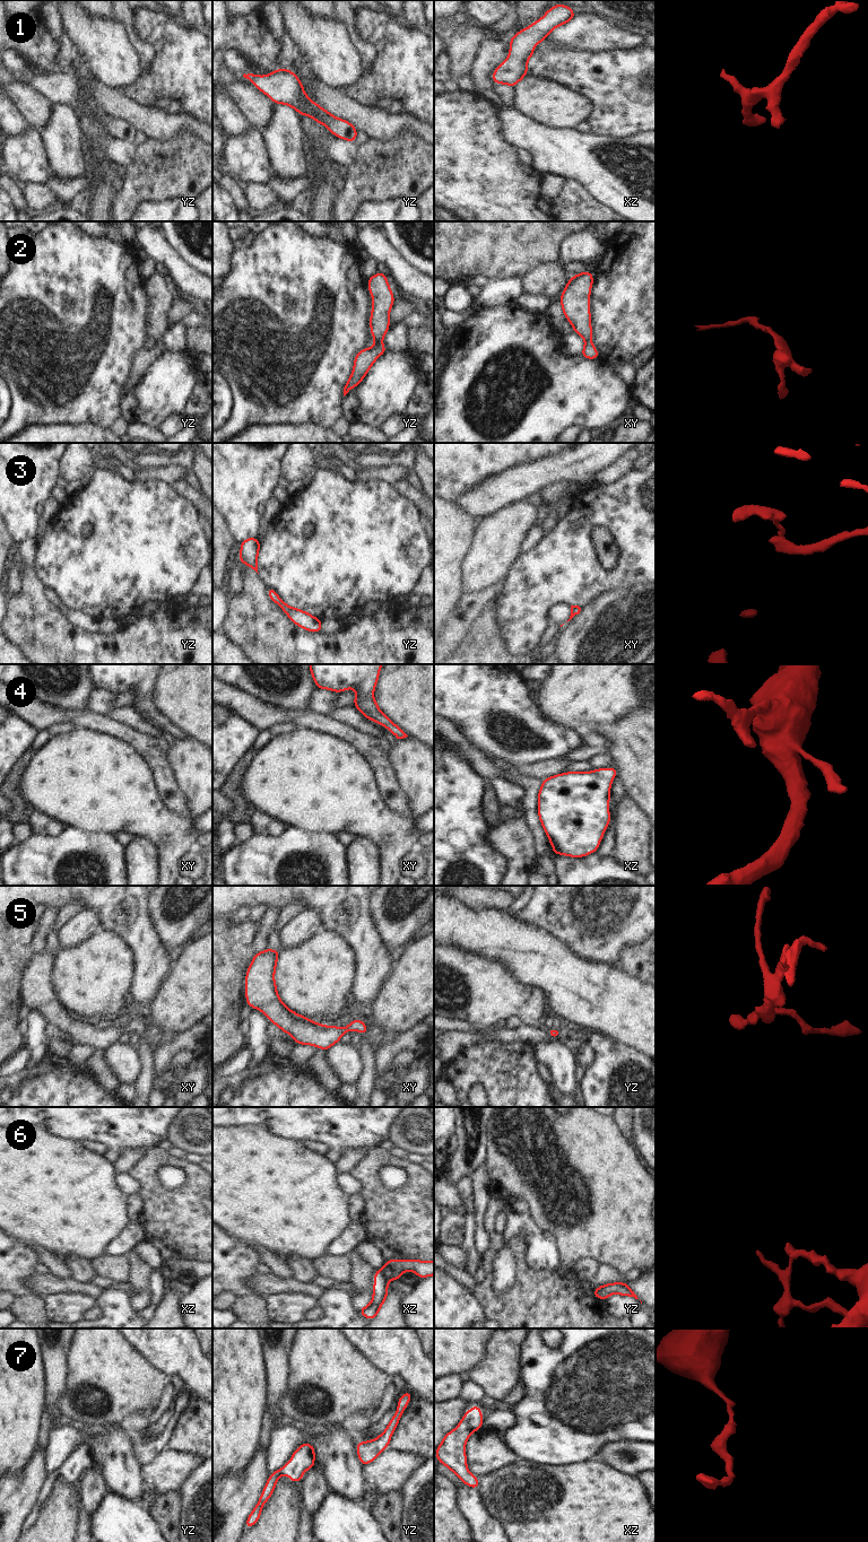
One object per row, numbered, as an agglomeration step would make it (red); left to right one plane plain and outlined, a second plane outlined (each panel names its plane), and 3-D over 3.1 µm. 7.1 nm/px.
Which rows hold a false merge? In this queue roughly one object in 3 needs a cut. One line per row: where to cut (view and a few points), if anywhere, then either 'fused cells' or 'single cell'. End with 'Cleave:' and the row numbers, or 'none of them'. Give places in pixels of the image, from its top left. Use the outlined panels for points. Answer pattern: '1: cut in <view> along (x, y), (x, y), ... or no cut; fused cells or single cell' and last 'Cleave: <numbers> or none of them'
1: no cut; single cell
2: no cut; single cell
3: no cut; single cell
4: no cut; single cell
5: no cut; single cell
6: cut in xz along (382, 1270), (389, 1280); fused cells
7: no cut; single cell
Cleave: 6

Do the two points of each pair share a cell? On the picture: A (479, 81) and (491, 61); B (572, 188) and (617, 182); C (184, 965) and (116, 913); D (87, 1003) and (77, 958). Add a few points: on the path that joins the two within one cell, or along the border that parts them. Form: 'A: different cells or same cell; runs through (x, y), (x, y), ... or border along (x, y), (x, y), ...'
A: same cell; runs through (482, 77), (482, 71), (486, 66)
B: different cells; border along (566, 179), (579, 180), (605, 203)
C: different cells; border along (175, 959), (172, 970), (163, 983)
D: same cell; runs through (87, 992), (87, 975), (81, 969)

